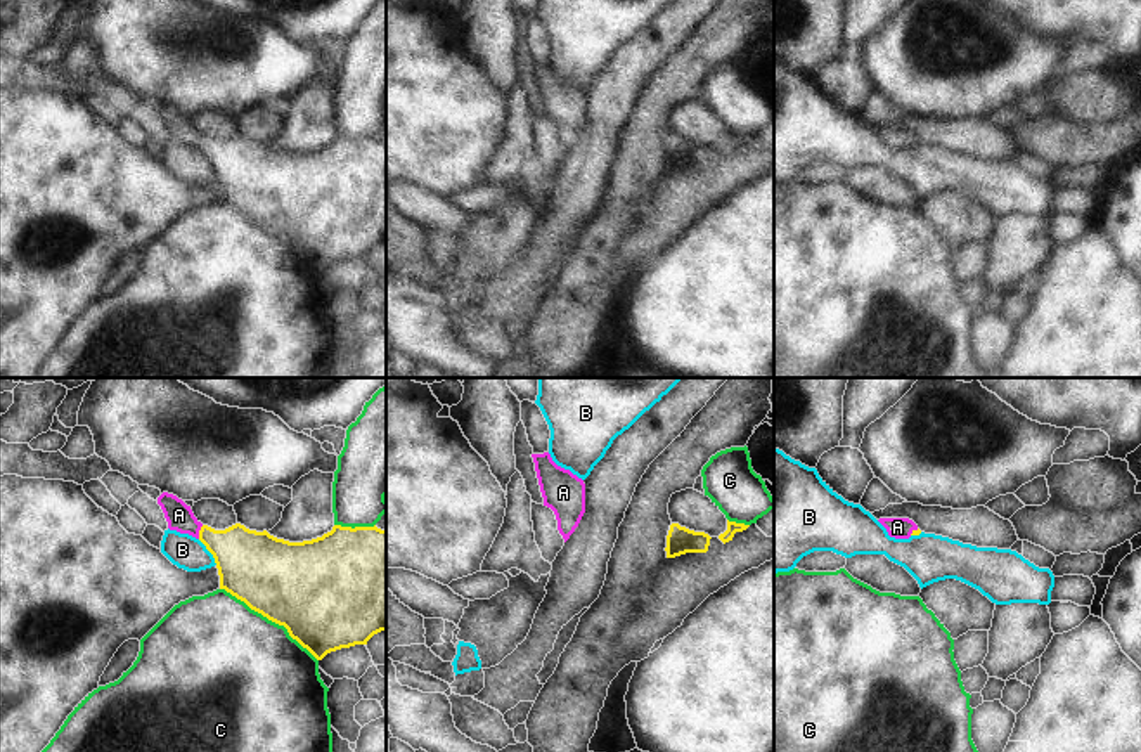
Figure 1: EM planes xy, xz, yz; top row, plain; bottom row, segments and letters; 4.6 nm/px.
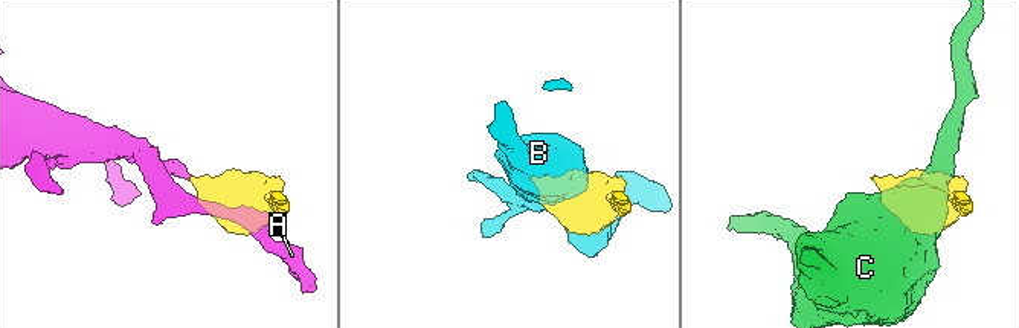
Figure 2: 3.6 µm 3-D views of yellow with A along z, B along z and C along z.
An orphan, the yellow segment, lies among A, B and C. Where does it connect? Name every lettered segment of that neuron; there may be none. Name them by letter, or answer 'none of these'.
A.

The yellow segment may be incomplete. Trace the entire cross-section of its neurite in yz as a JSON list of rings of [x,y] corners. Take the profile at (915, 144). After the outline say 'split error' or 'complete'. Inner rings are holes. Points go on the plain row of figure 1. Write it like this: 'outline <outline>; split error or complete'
outline [[[880,130],[878,132],[888,144],[890,149],[895,151],[909,151],[911,147],[919,147],[921,142],[909,130]]]; split error

